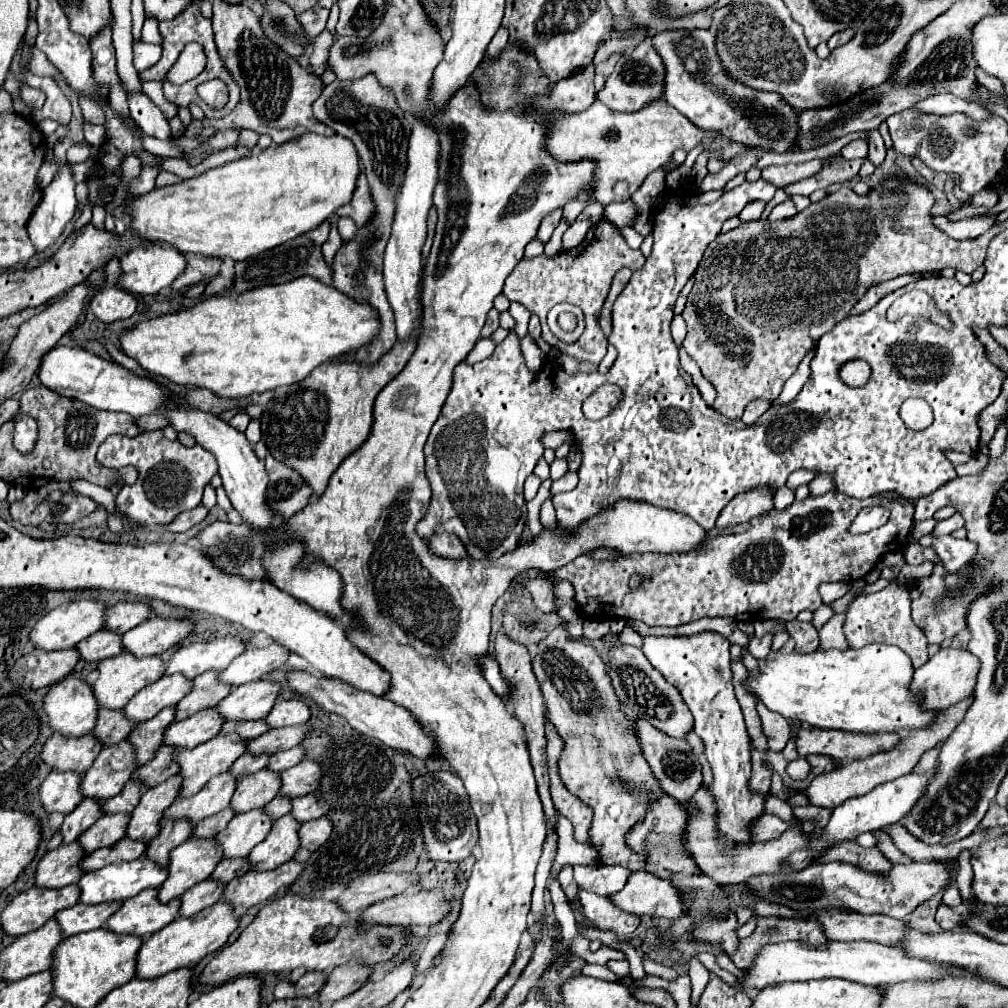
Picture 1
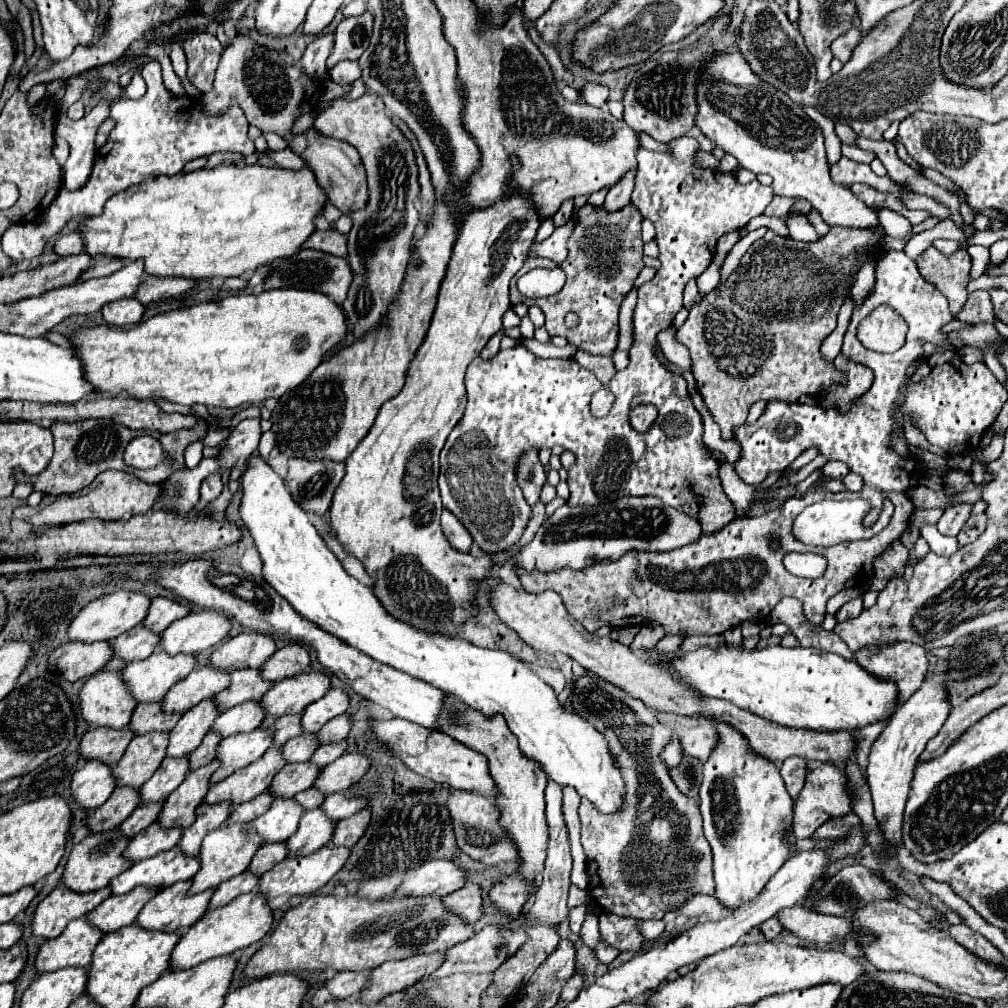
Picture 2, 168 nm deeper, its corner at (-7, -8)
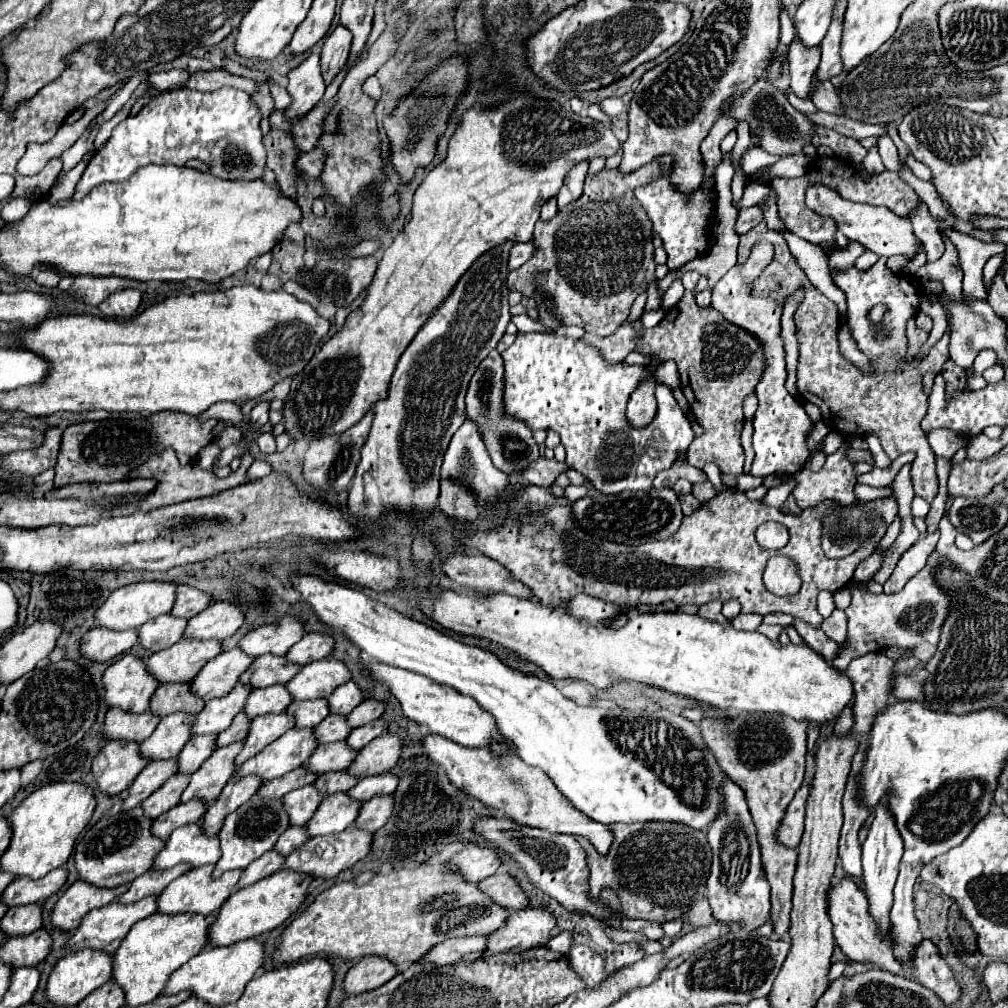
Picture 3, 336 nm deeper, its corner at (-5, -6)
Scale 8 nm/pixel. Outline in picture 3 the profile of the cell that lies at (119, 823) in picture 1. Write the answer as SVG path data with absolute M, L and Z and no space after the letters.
M188 773L172 775L172 779L168 779L160 789L156 789L156 791L142 803L144 813L148 813L152 819L156 819L160 813L166 813L168 809L176 807L176 805L180 803L182 791L188 787L188 781L190 781L190 775L188 775Z

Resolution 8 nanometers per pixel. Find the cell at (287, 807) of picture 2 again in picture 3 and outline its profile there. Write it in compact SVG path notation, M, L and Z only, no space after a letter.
M314 785L290 791L284 797L284 807L290 815L290 825L306 825L312 819L312 813L316 813L320 801L322 793Z

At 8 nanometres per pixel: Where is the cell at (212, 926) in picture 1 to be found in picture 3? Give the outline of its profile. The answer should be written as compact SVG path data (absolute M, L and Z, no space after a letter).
M280 869L272 873L266 879L256 881L256 885L244 887L228 897L228 901L222 905L222 909L216 915L216 923L210 927L208 941L212 945L224 947L224 945L234 945L242 939L252 939L258 935L264 935L278 925L282 925L292 913L300 909L300 905L308 897L308 887L314 881L312 875L292 871L292 869Z

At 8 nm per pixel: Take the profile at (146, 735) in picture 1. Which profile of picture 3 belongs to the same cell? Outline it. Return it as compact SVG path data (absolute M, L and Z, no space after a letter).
M238 683L226 697L210 699L206 707L198 713L198 723L192 727L192 735L220 733L228 725L232 725L234 717L244 709L244 701L252 691L250 685Z

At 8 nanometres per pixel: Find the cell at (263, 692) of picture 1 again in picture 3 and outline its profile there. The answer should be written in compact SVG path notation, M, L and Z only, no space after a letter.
M320 659L316 663L304 665L298 675L288 681L288 691L294 699L320 699L328 697L336 687L344 685L348 679L352 679L350 669L340 659Z

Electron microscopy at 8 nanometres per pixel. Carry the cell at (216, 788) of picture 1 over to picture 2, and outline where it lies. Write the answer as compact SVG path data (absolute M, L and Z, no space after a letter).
M272 745L266 755L262 755L262 759L250 763L250 767L232 773L226 781L220 781L218 785L210 787L202 803L230 803L232 807L236 807L266 791L276 771L284 767L284 761L278 751L280 747Z

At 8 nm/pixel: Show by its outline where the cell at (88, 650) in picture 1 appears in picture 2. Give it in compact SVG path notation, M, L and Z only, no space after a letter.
M136 625L134 629L118 635L114 641L110 641L110 647L114 651L114 657L120 657L124 661L136 661L146 659L158 645L158 633Z

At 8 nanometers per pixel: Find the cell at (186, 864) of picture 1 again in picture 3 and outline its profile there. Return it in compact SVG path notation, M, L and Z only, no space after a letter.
M252 797L248 803L244 803L242 807L238 807L236 811L232 811L226 817L226 821L218 833L222 857L216 863L214 877L220 877L222 873L232 871L232 869L246 869L254 859L264 855L266 851L270 851L276 845L280 833L284 833L284 829L288 829L288 827L290 827L288 813L284 809L282 799L260 801L258 797Z

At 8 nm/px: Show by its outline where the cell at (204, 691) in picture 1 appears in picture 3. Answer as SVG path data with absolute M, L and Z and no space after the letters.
M262 655L240 677L240 683L248 683L254 689L270 687L274 683L288 683L298 673L298 669L300 667L298 665L290 665L290 661L286 661L286 657Z

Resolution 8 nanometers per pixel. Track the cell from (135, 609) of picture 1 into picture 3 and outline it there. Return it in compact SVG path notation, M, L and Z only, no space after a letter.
M180 585L178 587L178 599L176 599L174 609L170 613L176 615L176 617L186 617L188 619L188 617L194 617L194 613L204 611L212 601L214 601L212 595L208 595L200 589L188 587L188 585Z

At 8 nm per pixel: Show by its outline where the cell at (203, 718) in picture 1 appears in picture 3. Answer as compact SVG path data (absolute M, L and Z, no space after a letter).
M272 685L268 689L254 689L246 701L244 711L250 717L266 715L266 713L284 713L284 709L292 703L292 695L286 685Z

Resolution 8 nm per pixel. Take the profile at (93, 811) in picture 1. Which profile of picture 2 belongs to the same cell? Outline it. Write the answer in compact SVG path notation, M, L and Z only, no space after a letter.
M118 787L104 805L100 805L94 813L88 815L86 827L90 833L110 831L112 827L118 827L136 807L138 807L138 789Z

